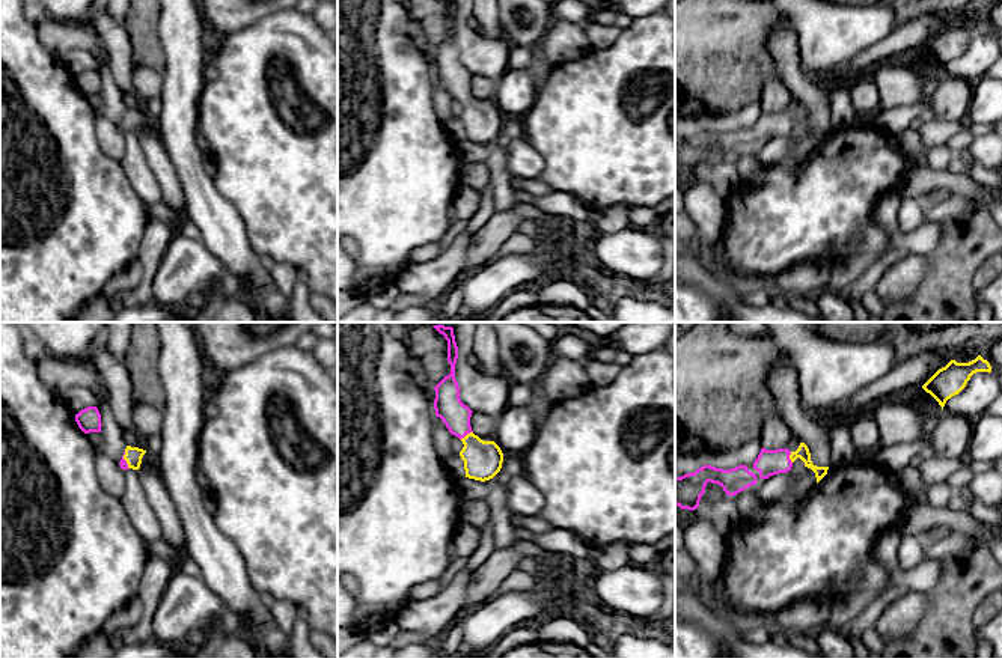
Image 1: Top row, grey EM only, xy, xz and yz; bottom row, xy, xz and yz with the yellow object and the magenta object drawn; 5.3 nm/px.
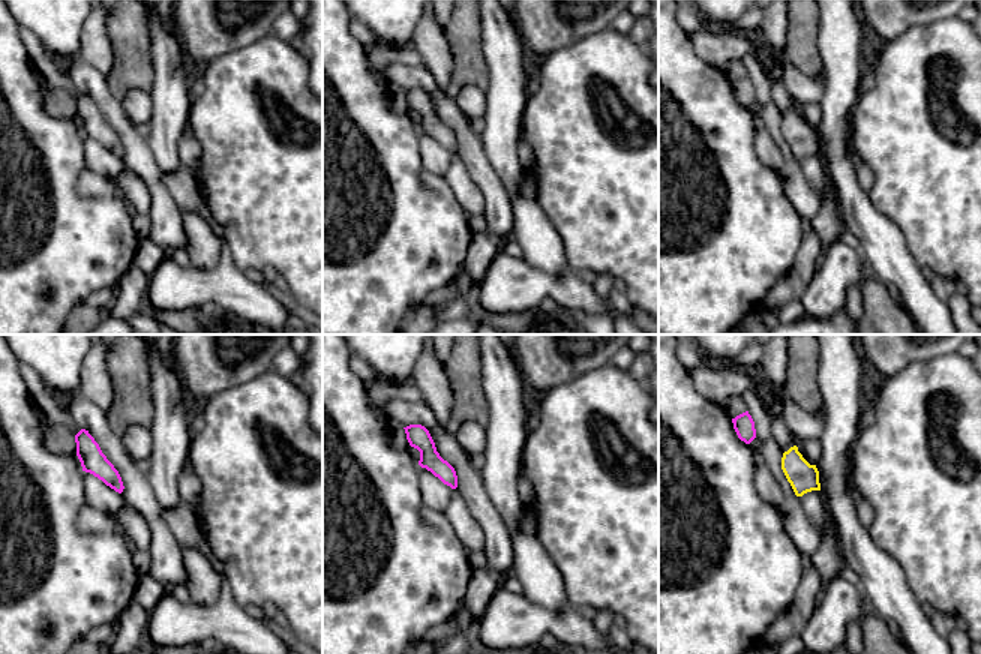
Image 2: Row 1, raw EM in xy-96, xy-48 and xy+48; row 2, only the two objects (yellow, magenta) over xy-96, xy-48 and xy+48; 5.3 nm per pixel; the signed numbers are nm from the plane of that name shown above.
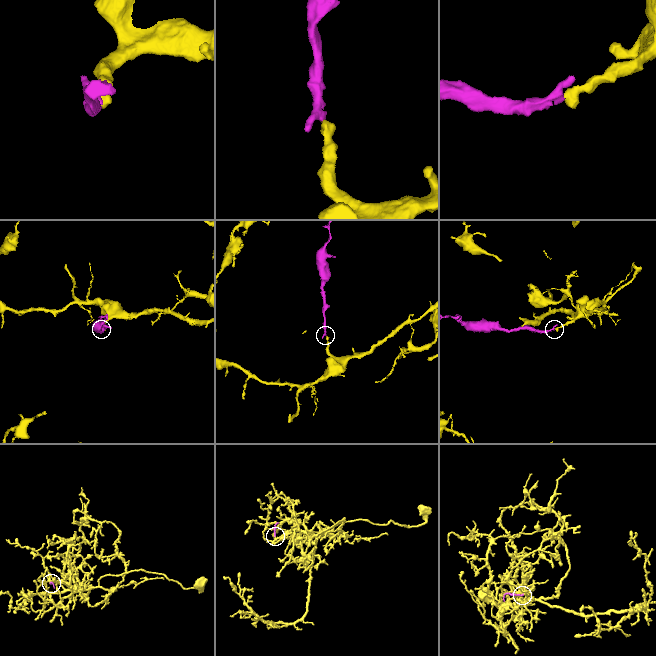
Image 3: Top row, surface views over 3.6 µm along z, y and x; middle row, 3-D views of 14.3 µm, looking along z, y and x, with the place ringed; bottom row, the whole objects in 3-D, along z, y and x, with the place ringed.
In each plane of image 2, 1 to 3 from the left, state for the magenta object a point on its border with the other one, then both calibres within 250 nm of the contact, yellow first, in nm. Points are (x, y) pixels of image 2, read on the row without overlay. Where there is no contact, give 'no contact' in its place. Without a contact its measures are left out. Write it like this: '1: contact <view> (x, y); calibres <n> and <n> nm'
1: no contact
2: no contact
3: no contact

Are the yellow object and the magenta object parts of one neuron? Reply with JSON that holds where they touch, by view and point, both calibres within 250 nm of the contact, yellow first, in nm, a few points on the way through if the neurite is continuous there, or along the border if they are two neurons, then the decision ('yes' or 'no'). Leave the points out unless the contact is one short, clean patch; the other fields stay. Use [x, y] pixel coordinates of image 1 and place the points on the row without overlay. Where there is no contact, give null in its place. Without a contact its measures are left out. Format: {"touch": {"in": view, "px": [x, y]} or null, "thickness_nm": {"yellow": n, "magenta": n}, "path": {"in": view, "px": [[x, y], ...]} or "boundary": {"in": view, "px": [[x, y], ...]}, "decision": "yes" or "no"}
{"touch": {"in": "xz", "px": [467, 97]}, "thickness_nm": {"yellow": 200, "magenta": 150}, "path": {"in": "xz", "px": [[482, 122], [467, 97], [448, 68]]}, "decision": "yes"}

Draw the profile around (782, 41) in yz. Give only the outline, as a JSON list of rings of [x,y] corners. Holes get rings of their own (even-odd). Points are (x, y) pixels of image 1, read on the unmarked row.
[[[791,26],[771,29],[767,36],[767,48],[791,96],[808,108],[812,126],[830,129],[832,110],[827,92],[820,80],[802,72],[797,32]]]

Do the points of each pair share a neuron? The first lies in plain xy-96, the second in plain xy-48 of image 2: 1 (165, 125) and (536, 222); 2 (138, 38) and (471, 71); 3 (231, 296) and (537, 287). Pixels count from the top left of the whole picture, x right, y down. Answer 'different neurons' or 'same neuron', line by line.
1: same neuron
2: same neuron
3: same neuron

